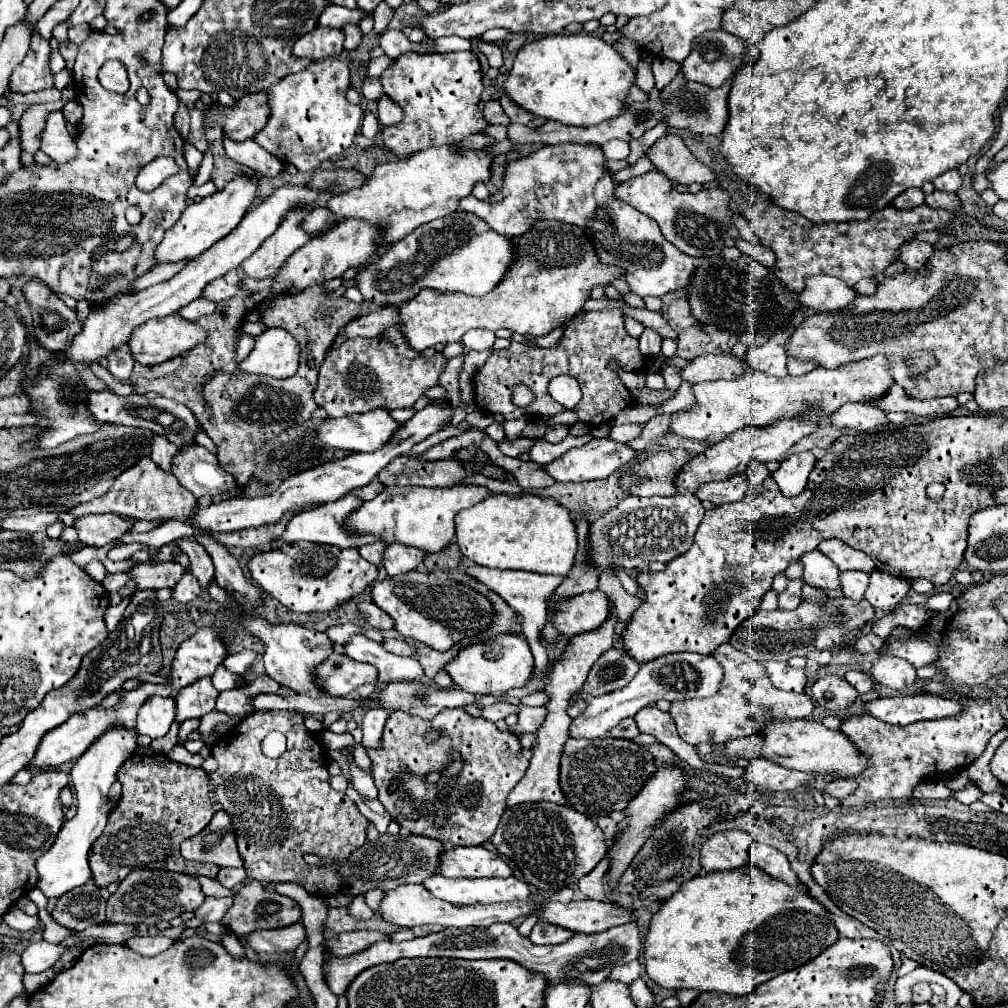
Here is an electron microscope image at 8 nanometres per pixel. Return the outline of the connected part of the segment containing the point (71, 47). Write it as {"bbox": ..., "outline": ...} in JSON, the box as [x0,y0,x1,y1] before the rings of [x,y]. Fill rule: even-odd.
{"bbox":[60,42,76,72],"outline":[[[68,42],[68,44],[60,44],[60,54],[64,56],[64,60],[68,62],[68,70],[72,72],[72,64],[75,63],[76,59],[76,44],[72,44],[72,42]]]}

